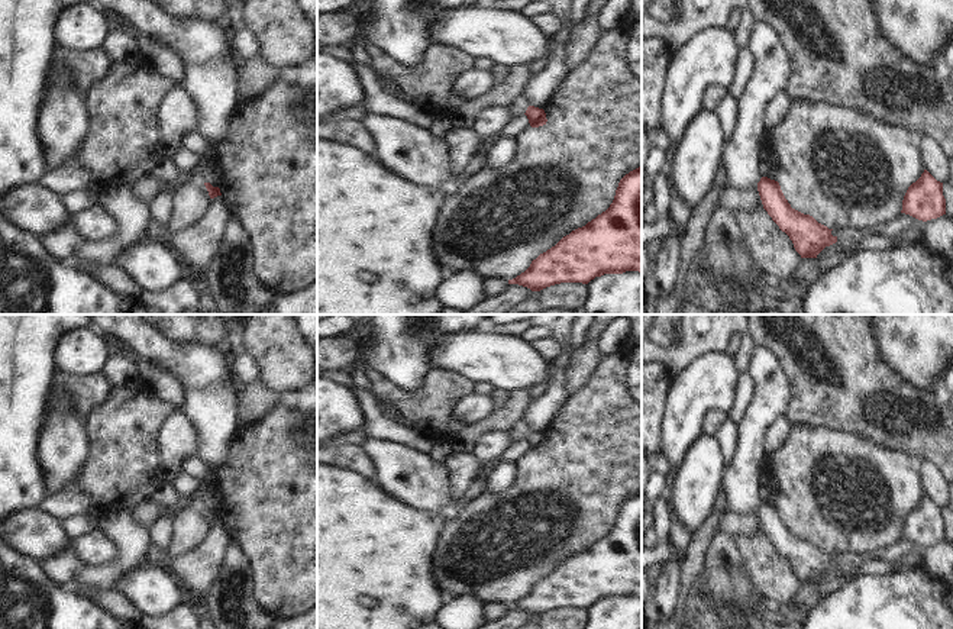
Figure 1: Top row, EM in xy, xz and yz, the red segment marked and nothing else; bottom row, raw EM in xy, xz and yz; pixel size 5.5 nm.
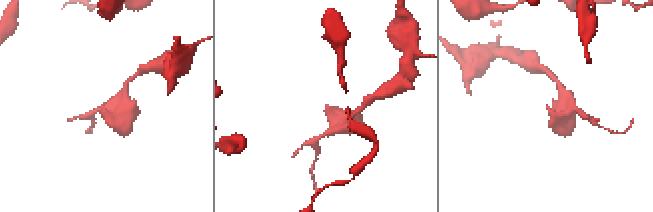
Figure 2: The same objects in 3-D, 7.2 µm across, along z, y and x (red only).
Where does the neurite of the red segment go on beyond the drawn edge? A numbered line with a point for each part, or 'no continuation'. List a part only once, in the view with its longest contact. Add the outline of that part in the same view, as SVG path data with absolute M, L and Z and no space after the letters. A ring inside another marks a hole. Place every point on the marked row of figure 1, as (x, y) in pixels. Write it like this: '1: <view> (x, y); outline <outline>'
no continuation

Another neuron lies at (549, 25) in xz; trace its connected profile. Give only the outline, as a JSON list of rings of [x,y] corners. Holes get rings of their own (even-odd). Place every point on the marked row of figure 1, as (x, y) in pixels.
[[[542,13],[530,19],[543,33],[545,36],[555,35],[561,26],[562,20],[559,17],[552,16],[550,13]]]

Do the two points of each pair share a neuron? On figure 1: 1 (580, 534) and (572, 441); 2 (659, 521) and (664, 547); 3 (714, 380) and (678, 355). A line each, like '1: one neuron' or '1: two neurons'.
1: one neuron
2: one neuron
3: two neurons

